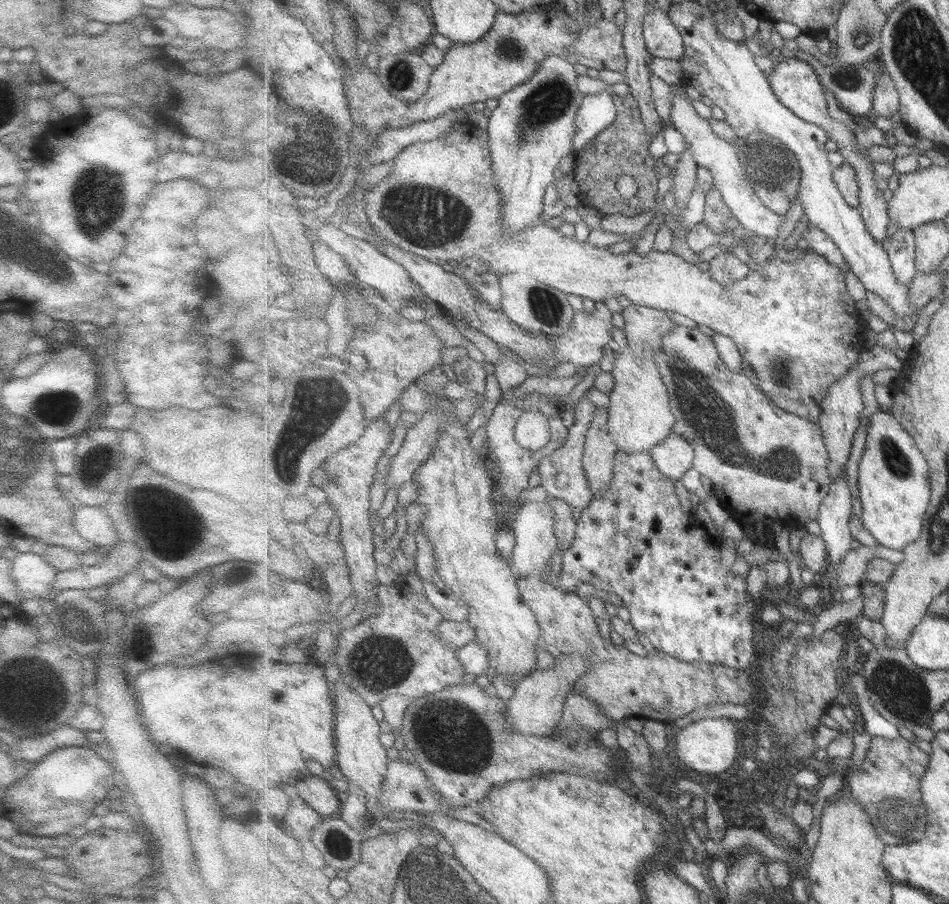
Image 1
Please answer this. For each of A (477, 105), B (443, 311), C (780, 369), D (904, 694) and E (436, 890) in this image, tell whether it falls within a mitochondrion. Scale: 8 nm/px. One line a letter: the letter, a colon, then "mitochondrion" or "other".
A: other
B: other
C: mitochondrion
D: mitochondrion
E: mitochondrion

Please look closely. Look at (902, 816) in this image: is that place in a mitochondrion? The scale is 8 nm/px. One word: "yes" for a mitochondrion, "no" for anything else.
yes

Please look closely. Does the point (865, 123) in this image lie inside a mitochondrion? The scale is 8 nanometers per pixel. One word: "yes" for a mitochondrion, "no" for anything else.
no

